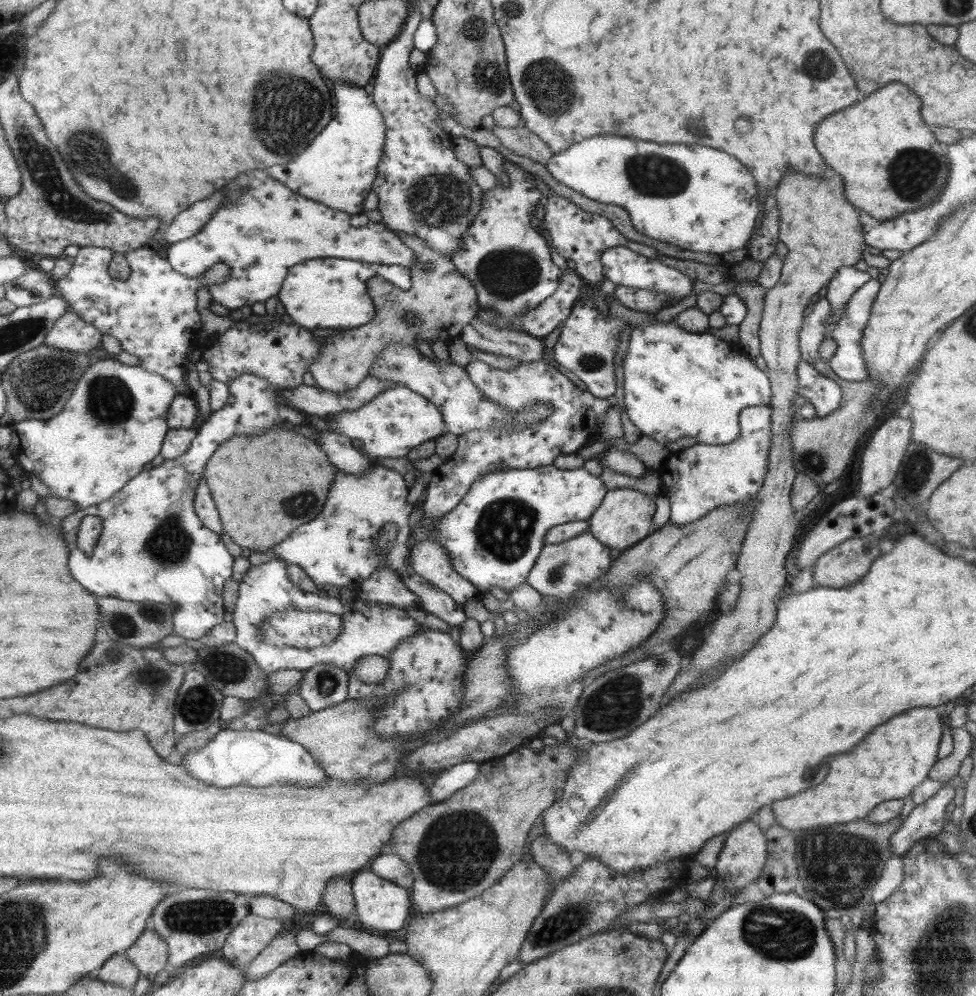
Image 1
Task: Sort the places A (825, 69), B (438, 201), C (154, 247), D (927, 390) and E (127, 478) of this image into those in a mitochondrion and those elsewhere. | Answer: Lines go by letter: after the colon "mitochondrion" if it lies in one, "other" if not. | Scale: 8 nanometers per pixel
A: mitochondrion
B: mitochondrion
C: other
D: other
E: other

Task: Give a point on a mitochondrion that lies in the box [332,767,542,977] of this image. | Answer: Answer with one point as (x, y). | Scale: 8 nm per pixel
(454, 853)

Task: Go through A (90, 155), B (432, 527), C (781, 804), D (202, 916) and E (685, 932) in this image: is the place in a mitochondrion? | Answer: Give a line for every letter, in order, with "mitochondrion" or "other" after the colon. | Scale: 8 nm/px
A: mitochondrion
B: other
C: other
D: mitochondrion
E: other

